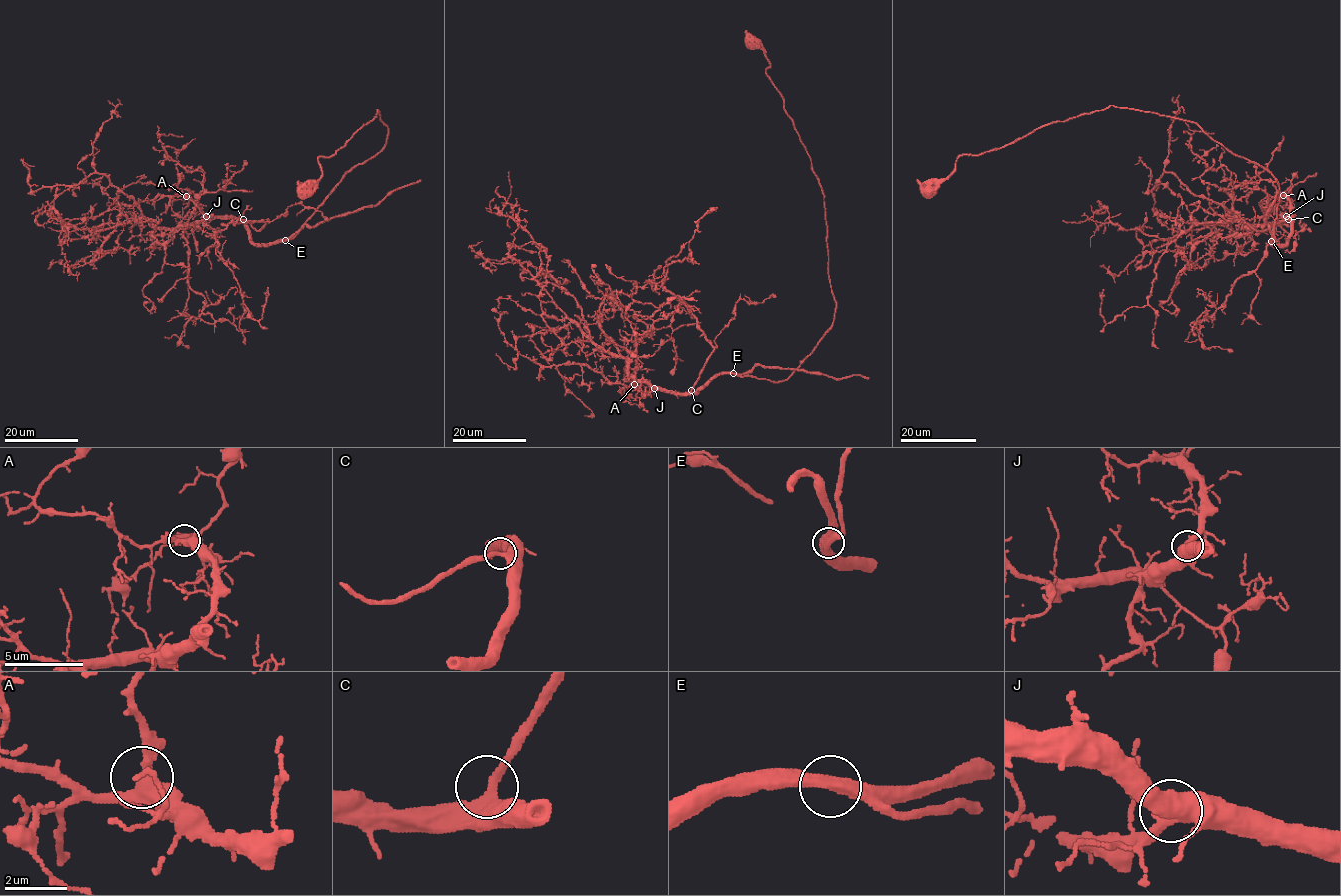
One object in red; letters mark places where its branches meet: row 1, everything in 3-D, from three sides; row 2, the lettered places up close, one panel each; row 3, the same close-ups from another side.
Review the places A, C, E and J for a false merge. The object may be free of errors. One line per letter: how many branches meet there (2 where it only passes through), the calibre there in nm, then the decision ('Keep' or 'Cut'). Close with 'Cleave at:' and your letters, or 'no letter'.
A: Branches: 3. Thickness 360 nm. Keep
C: Branches: 2. Thickness 360 nm. Keep
E: Branches: 2. Thickness 500 nm. Keep
J: Branches: 3. Thickness 440 nm. Keep
Cleave at: no letter

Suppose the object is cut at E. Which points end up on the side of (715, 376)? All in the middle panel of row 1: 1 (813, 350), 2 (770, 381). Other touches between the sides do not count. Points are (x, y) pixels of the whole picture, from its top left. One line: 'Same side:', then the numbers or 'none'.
Same side: none

